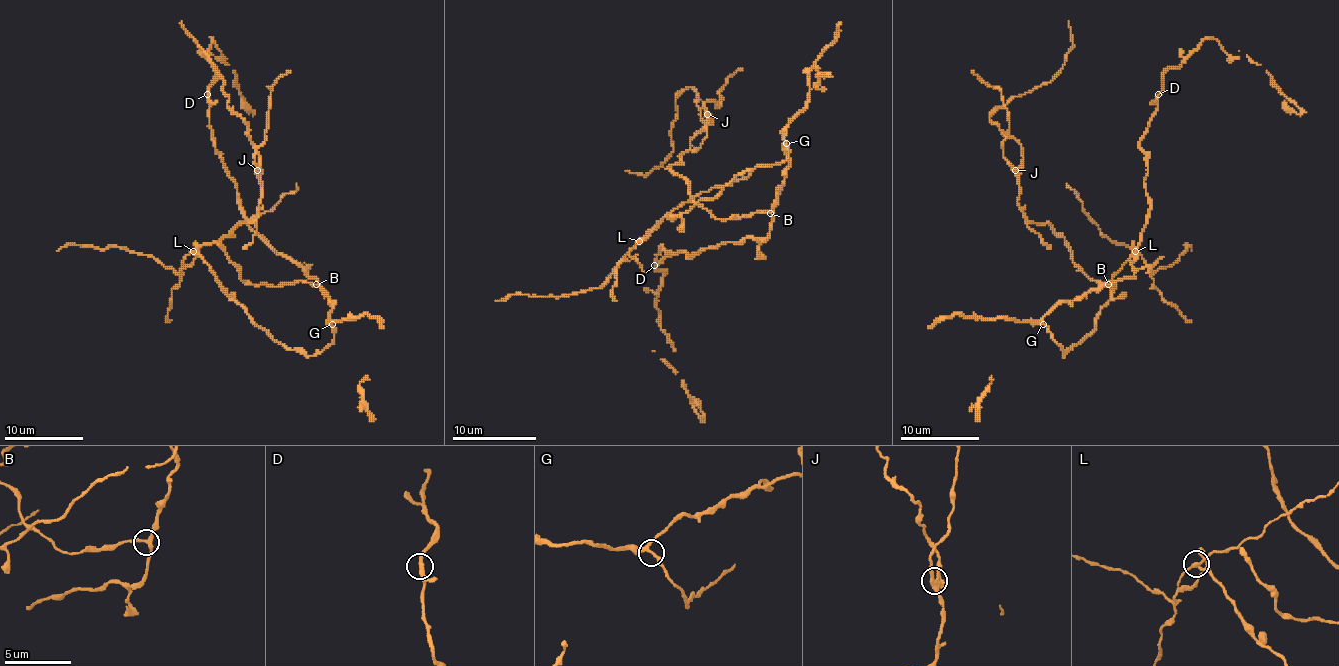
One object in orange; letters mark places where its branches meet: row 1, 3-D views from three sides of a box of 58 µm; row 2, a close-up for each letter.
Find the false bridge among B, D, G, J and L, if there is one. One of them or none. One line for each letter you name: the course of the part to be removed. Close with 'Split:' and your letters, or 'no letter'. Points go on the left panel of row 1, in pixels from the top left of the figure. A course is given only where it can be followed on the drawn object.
L: foreign part runs (193, 251), (185, 257), (179, 272), (154, 257), (118, 247), (69, 245), (57, 251)
Split: L

